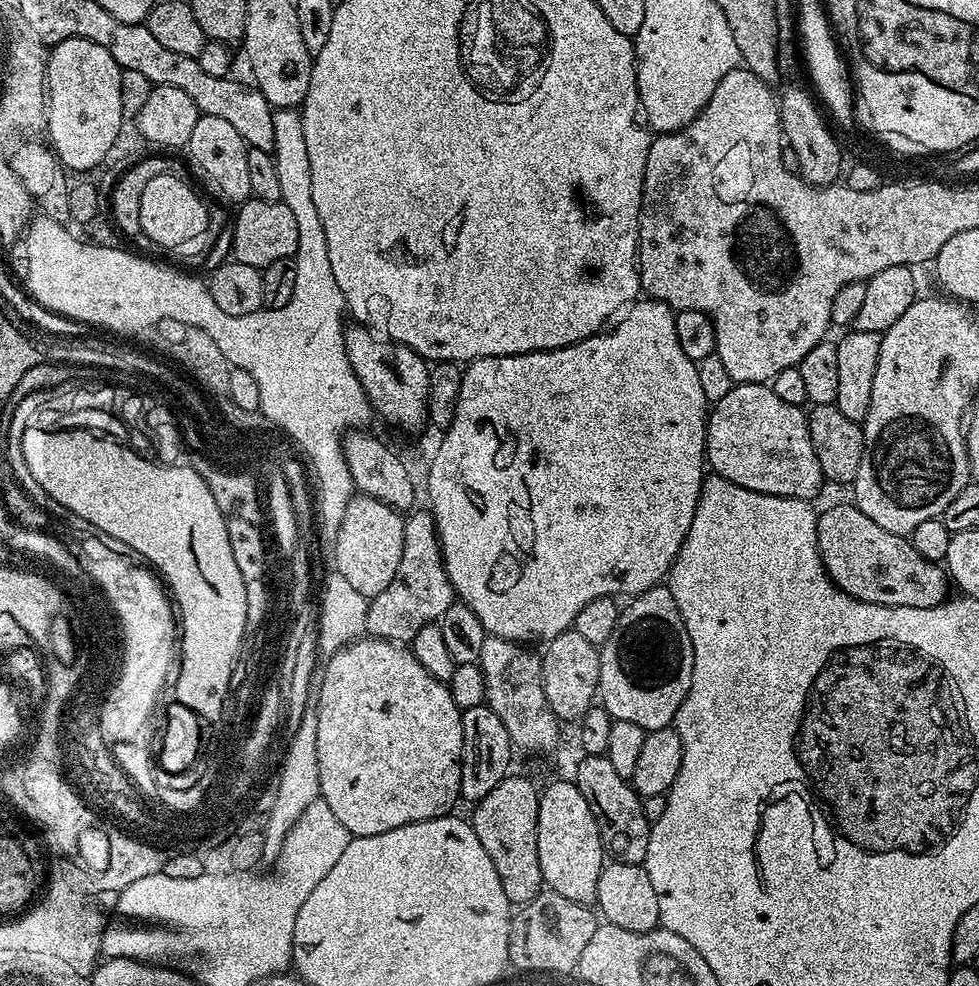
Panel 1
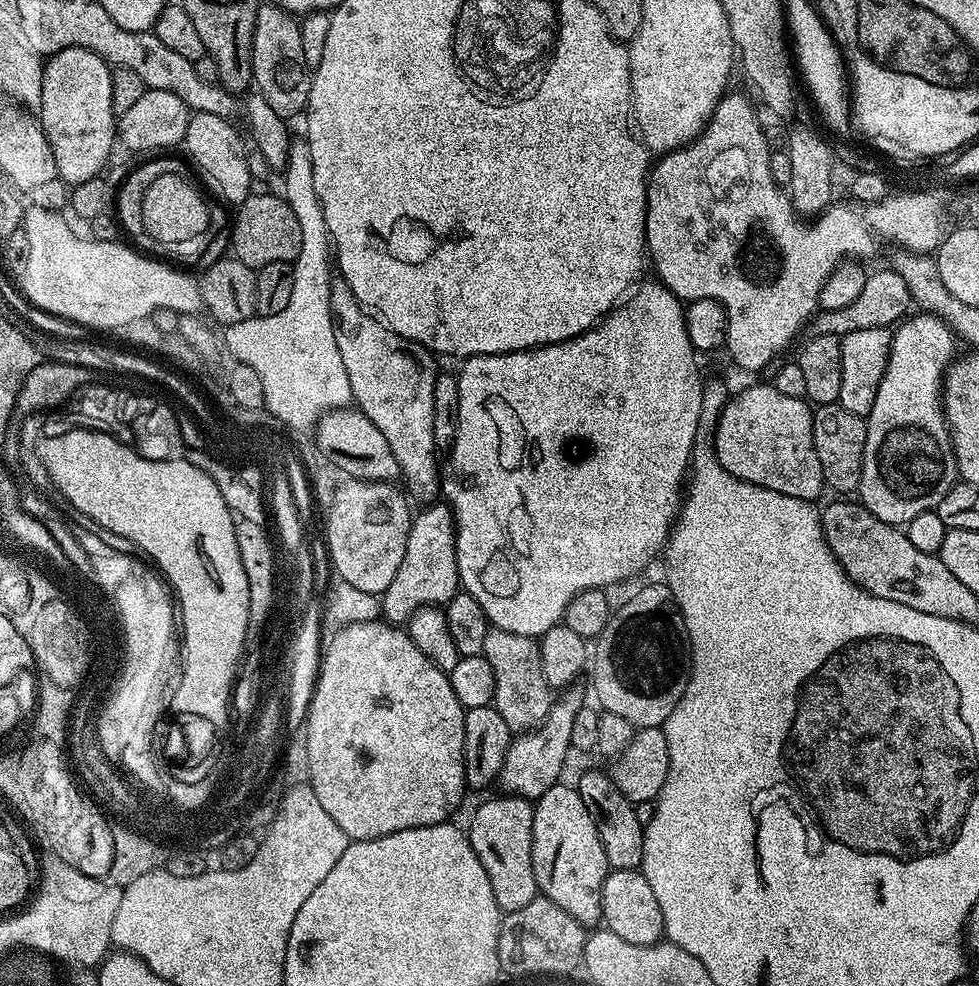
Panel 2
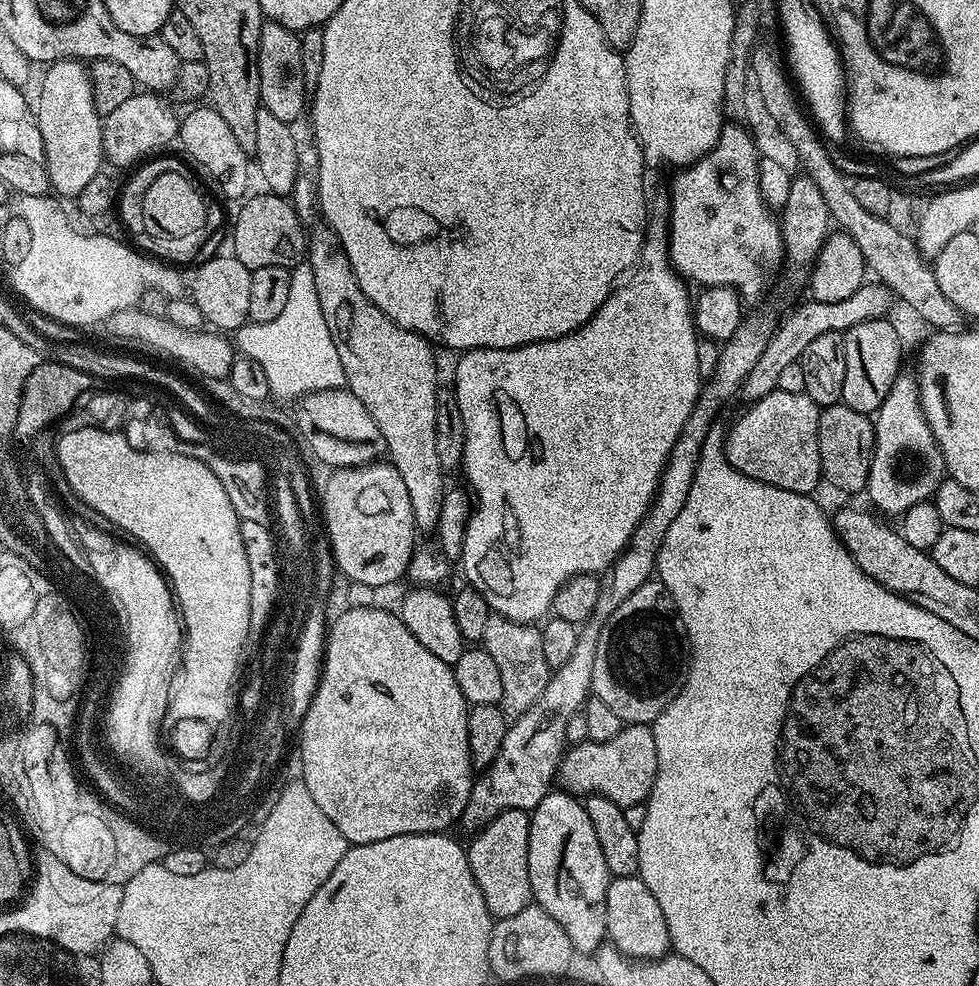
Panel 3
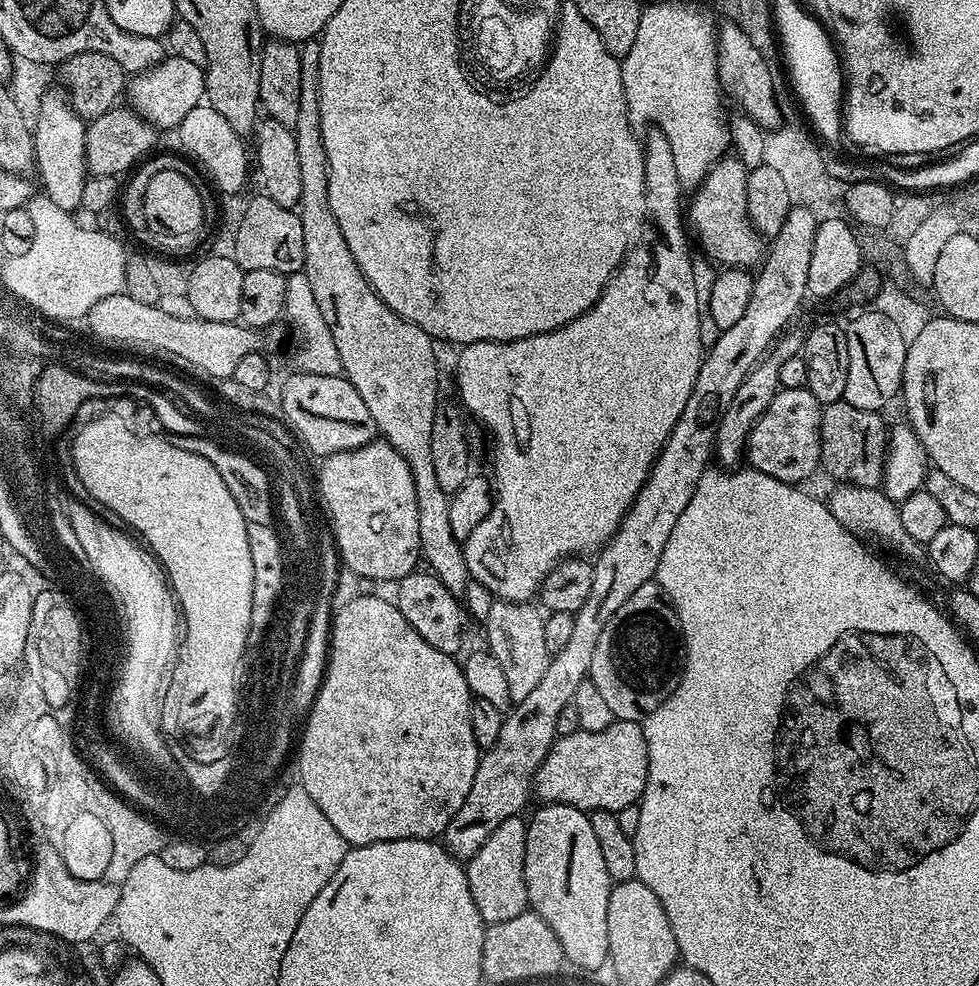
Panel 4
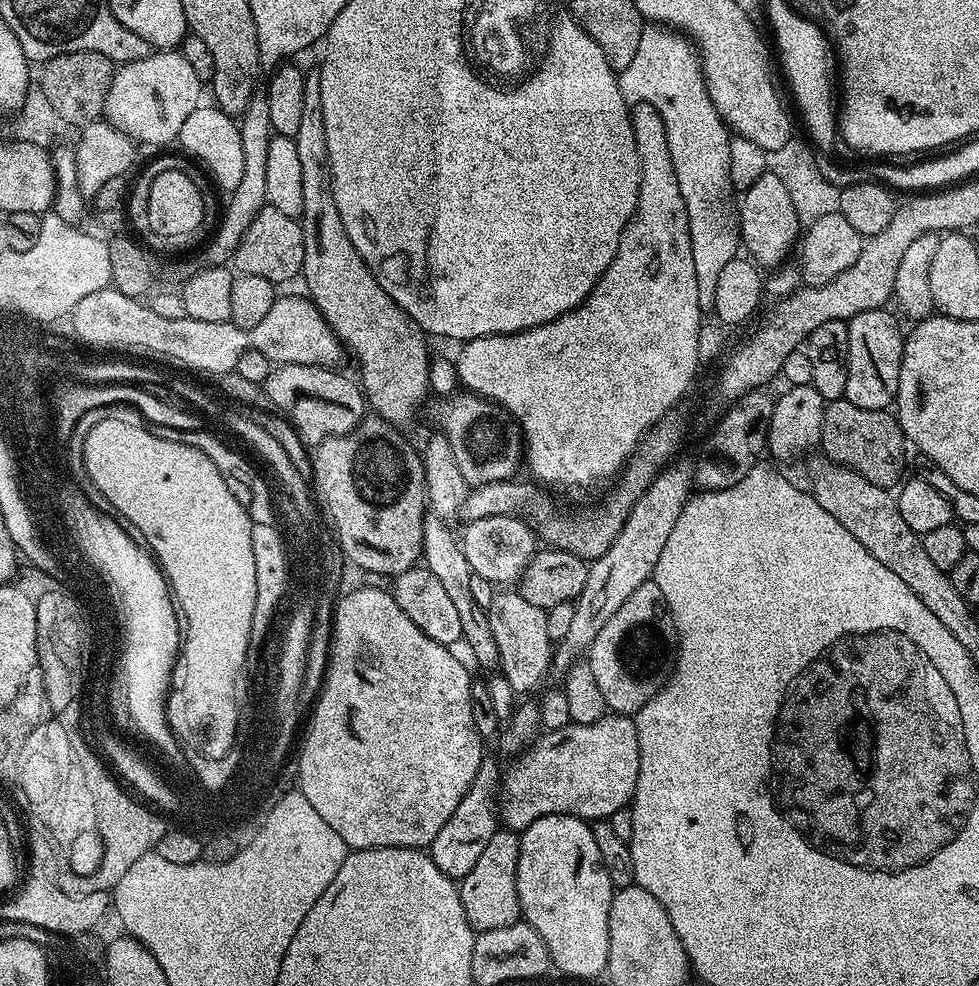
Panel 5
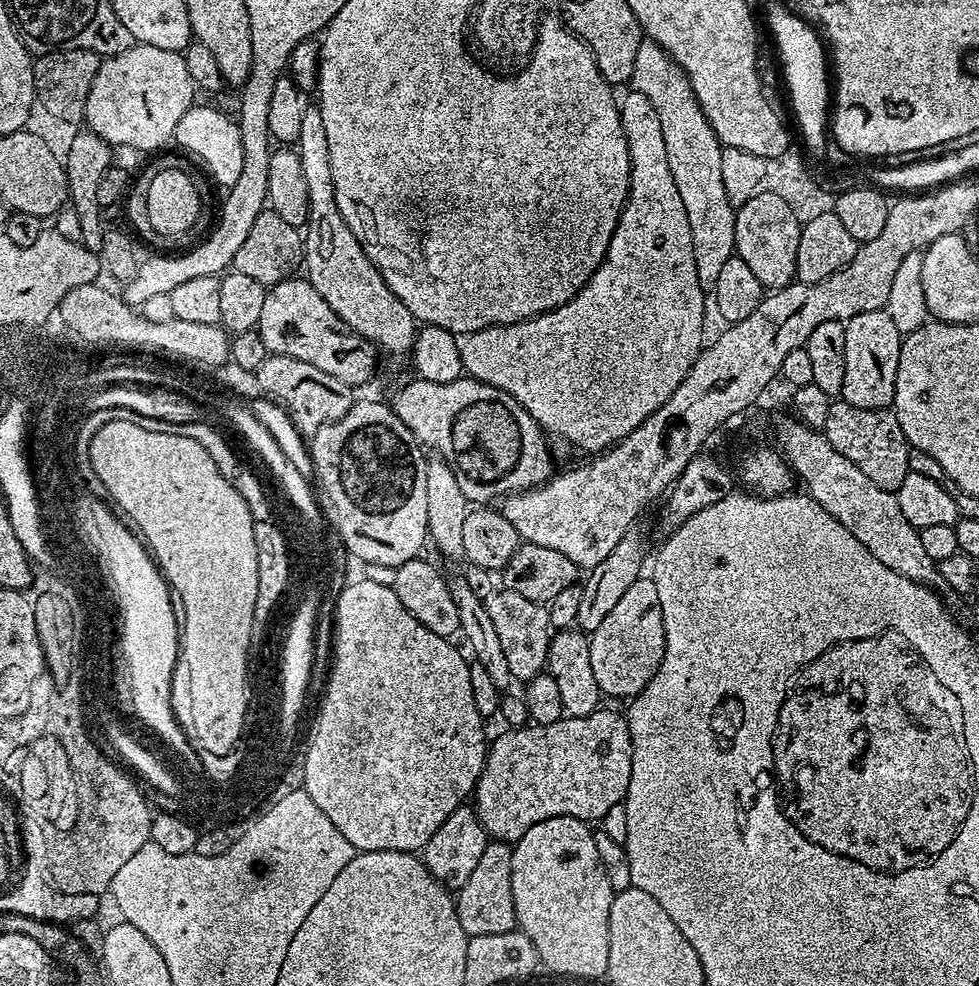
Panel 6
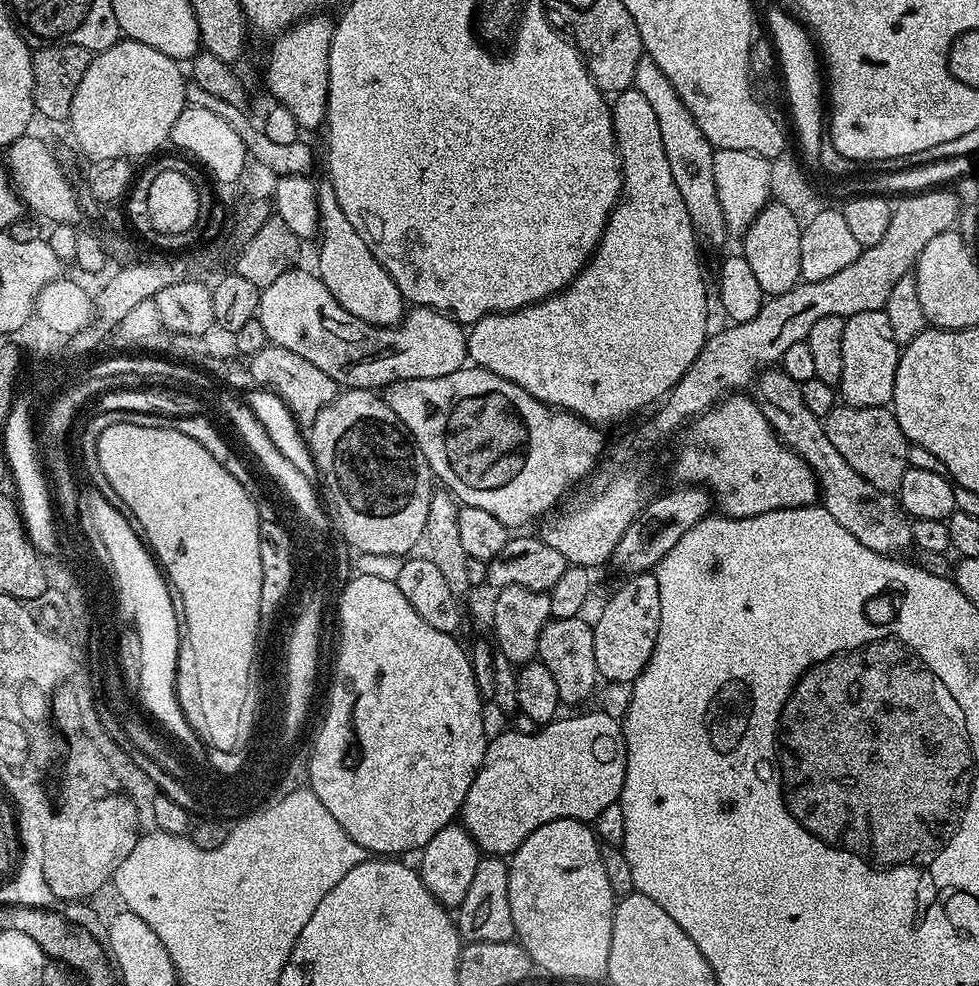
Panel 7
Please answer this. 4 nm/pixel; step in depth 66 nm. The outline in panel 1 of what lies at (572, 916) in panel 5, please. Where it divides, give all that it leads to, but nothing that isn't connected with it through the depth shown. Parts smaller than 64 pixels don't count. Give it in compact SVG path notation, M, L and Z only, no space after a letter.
M571 779L556 780L542 788L538 806L538 866L542 866L545 885L551 891L562 894L562 898L570 898L570 902L591 905L596 899L598 878L605 863L606 853L598 834L598 822L594 822L594 814L590 814L590 806L586 798L582 798L582 790L578 790Z

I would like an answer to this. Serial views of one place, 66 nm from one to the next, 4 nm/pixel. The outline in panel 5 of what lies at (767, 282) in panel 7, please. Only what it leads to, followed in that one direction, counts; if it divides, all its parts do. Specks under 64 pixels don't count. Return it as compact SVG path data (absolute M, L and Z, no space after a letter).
M766 171L741 196L738 234L743 247L745 244L749 252L747 255L762 268L783 265L787 261L786 256L791 248L793 251L799 239L802 223L782 180L774 173Z

